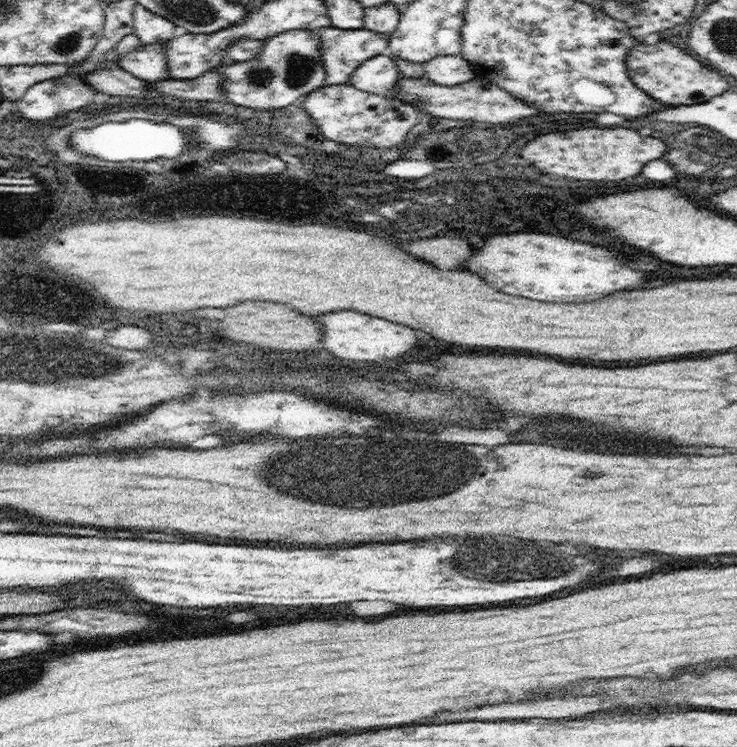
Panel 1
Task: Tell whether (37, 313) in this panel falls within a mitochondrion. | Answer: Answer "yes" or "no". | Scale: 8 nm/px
yes

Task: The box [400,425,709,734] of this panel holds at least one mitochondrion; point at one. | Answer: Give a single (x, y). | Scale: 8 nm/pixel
(496, 563)

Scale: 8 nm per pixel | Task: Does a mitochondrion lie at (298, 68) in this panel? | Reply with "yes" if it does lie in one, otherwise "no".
yes

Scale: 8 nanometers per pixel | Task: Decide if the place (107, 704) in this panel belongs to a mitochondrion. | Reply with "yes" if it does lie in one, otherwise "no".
no

